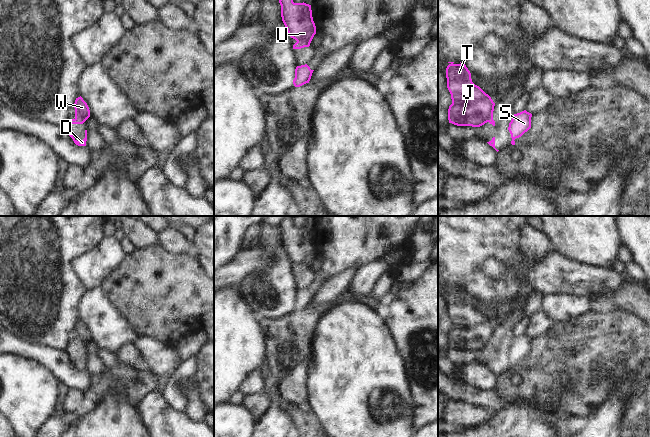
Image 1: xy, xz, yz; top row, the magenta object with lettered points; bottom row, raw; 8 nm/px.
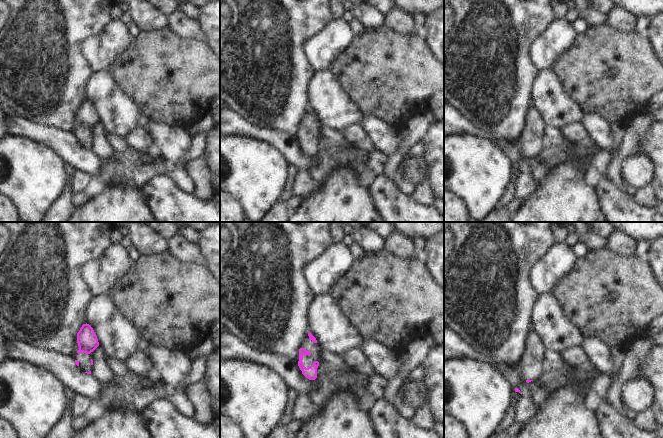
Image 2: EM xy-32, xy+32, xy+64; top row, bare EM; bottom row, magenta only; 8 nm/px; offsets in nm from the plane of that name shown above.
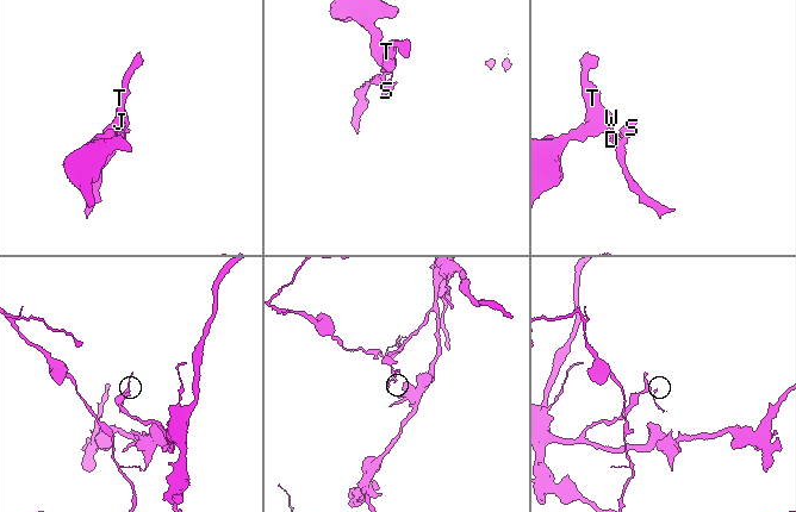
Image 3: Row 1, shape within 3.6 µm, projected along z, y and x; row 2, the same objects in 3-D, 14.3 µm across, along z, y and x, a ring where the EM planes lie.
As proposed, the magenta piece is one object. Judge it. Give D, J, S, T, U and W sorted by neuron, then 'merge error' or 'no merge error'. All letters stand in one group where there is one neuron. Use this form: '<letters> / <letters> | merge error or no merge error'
D S / J T U W | merge error

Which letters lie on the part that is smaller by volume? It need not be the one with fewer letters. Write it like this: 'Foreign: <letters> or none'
Foreign: D, S

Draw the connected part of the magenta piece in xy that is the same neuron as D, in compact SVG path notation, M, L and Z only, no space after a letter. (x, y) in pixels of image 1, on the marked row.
M71 119L69 121L69 126L67 127L67 130L69 132L69 136L73 139L74 143L78 146L86 146L86 141L87 141L87 130L85 130L85 138L83 140L79 140L77 141L74 137L73 137L73 134L69 131L69 127L72 125L72 124L82 124L80 121L76 120L76 119Z

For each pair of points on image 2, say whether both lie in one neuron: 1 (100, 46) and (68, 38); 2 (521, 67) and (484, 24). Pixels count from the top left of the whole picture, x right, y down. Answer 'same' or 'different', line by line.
1: different
2: same

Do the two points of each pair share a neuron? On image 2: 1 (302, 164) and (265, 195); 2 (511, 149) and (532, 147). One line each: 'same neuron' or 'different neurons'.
1: different neurons
2: different neurons

